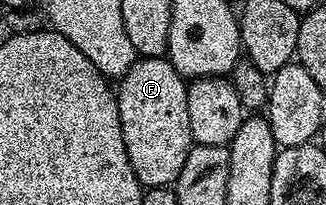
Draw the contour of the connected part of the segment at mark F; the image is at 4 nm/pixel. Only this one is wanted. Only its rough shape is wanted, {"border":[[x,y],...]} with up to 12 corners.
{"border":[[164,56],[119,77],[122,138],[145,189],[194,146],[185,77]]}

